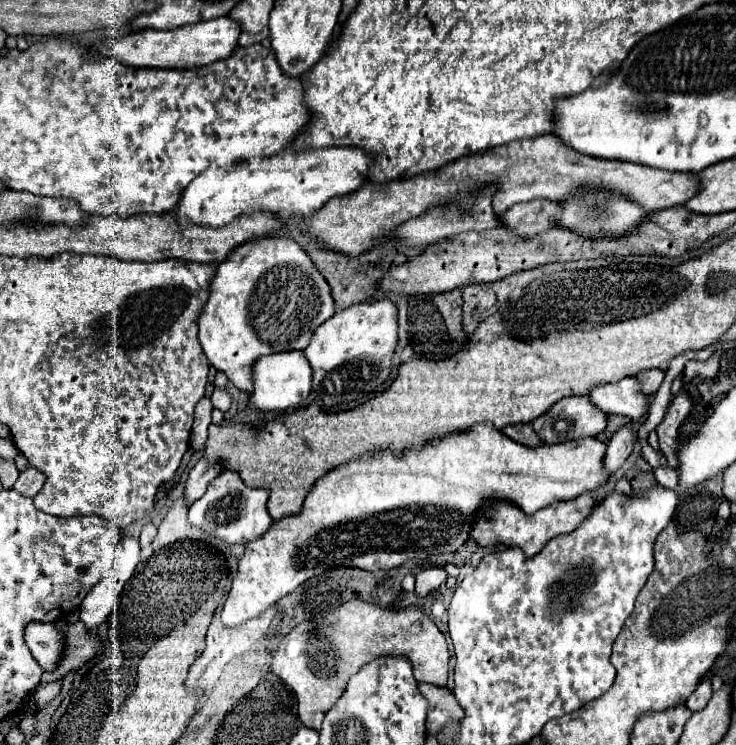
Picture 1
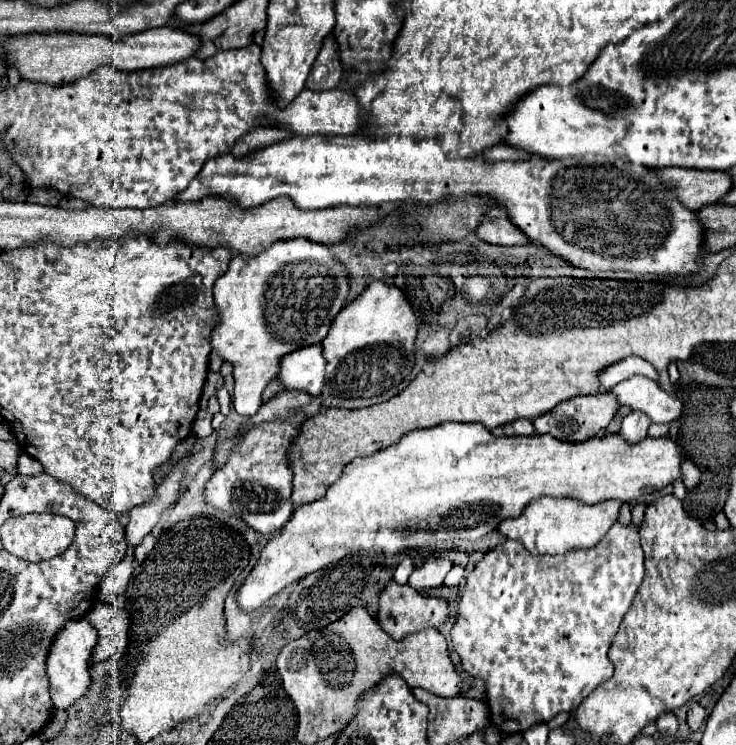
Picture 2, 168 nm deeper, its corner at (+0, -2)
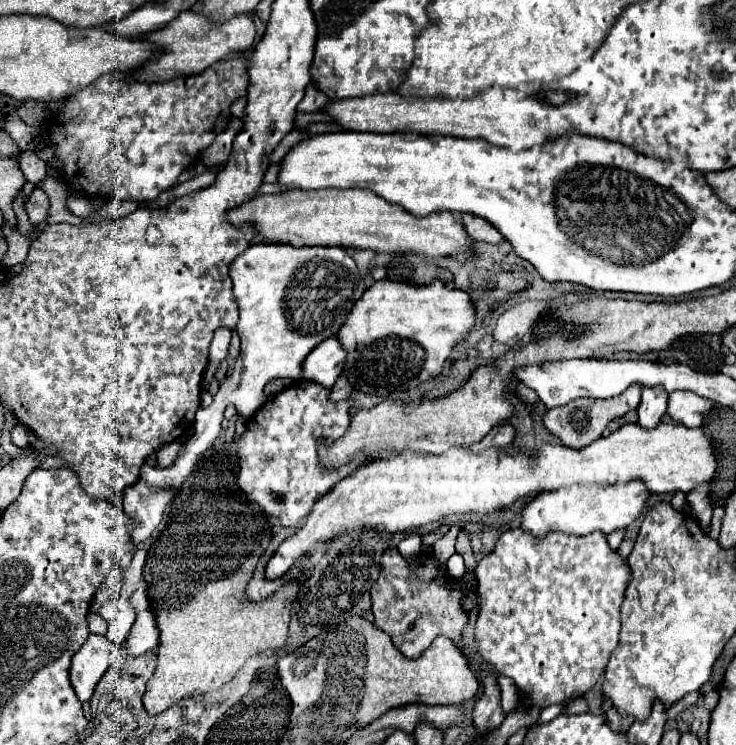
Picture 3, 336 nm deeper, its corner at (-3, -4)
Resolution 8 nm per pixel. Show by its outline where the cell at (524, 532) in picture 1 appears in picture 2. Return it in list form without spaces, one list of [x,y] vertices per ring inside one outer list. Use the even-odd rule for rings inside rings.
[[[541,497],[529,503],[523,509],[523,515],[515,519],[507,519],[499,525],[499,531],[507,539],[517,539],[525,545],[525,549],[533,555],[555,555],[559,551],[569,551],[571,547],[591,547],[603,539],[609,527],[617,521],[617,513],[623,501],[609,499],[597,505],[587,505],[579,499],[571,497]]]

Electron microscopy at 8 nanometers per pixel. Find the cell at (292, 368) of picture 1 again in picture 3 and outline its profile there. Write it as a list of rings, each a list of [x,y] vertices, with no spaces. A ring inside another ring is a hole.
[[[330,337],[322,341],[322,345],[318,345],[318,349],[314,349],[314,353],[310,353],[310,357],[306,357],[302,363],[302,379],[330,389],[336,377],[342,373],[344,359],[346,353],[340,347],[338,339]]]

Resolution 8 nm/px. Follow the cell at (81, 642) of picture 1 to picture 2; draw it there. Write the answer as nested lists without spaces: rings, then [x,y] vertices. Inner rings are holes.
[[[97,603],[85,619],[99,631],[99,641],[91,659],[93,663],[127,651],[129,641],[127,609],[119,609],[111,603]]]

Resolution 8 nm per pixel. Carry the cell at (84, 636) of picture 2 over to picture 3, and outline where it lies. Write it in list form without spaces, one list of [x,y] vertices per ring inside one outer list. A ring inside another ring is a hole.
[[[94,635],[86,639],[86,645],[78,649],[70,667],[70,683],[76,697],[84,703],[92,697],[96,683],[102,679],[112,663],[114,645],[104,635]]]

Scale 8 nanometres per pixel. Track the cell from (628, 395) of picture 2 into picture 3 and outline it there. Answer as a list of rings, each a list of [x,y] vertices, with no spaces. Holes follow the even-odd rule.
[[[674,391],[668,395],[668,407],[666,413],[686,425],[686,427],[700,427],[702,419],[706,417],[706,413],[714,407],[712,401],[702,399],[690,391]]]

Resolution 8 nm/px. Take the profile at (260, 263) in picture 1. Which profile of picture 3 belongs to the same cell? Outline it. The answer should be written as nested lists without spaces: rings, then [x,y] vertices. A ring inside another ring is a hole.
[[[252,243],[230,265],[234,299],[240,309],[236,331],[240,335],[240,357],[234,373],[220,385],[210,407],[196,413],[194,435],[184,443],[172,467],[156,469],[144,463],[140,479],[152,489],[172,489],[174,495],[194,473],[204,453],[218,437],[222,415],[228,403],[238,407],[242,419],[250,419],[264,405],[264,385],[278,377],[300,379],[304,357],[328,337],[334,337],[346,319],[348,309],[362,297],[364,279],[354,259],[342,247],[292,247],[286,243]]]

